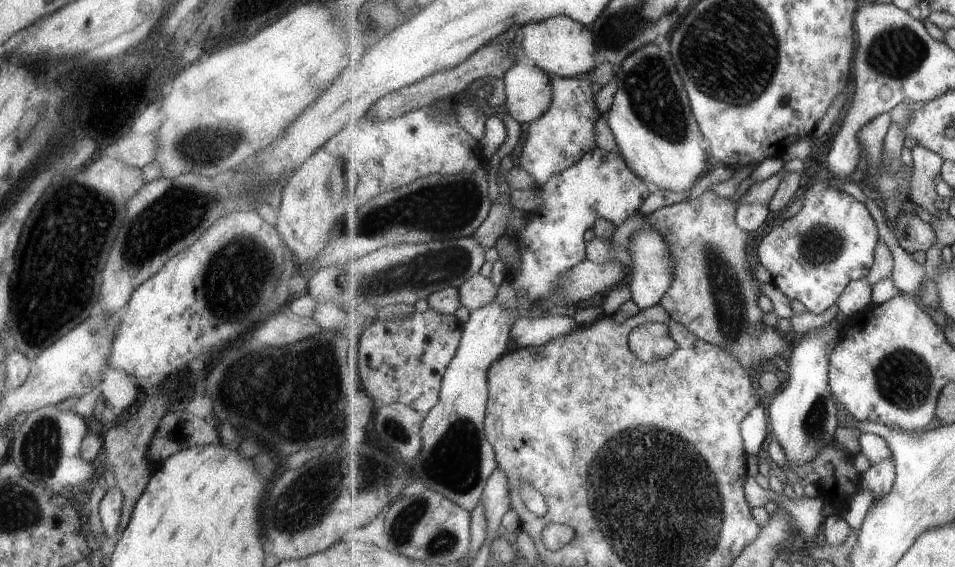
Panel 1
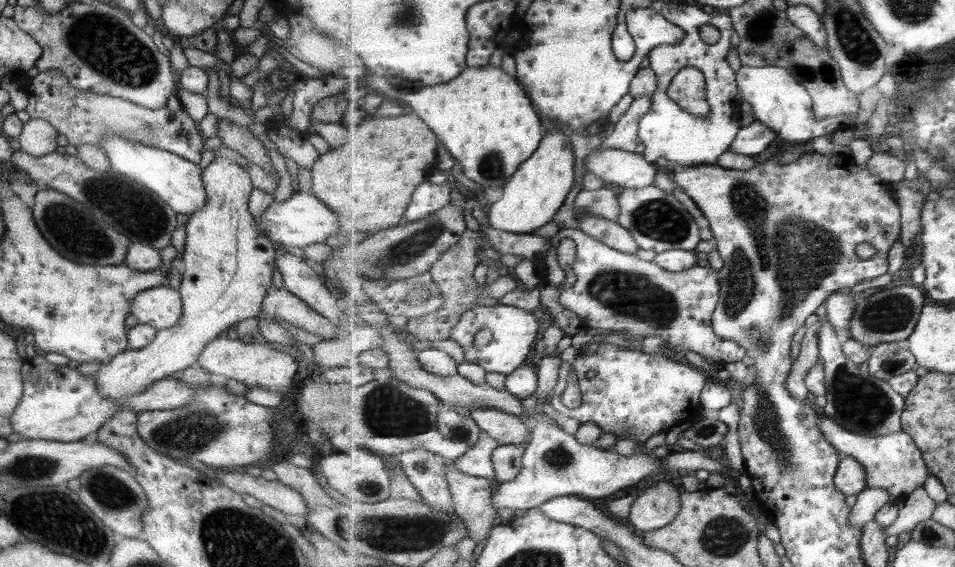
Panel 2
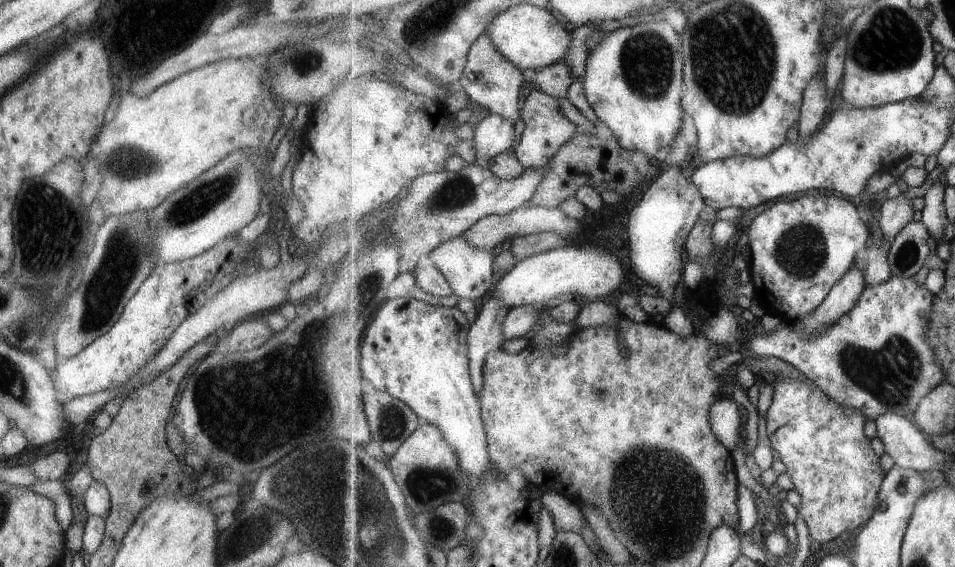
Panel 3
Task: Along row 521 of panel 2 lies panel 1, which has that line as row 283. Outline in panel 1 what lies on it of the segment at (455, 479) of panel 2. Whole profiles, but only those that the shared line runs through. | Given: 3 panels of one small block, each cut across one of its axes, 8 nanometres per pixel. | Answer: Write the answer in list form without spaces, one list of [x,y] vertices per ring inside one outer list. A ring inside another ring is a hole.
[[[476,274],[461,286],[459,292],[462,304],[470,313],[493,302],[498,297],[498,290],[499,286],[495,286],[491,278]]]

